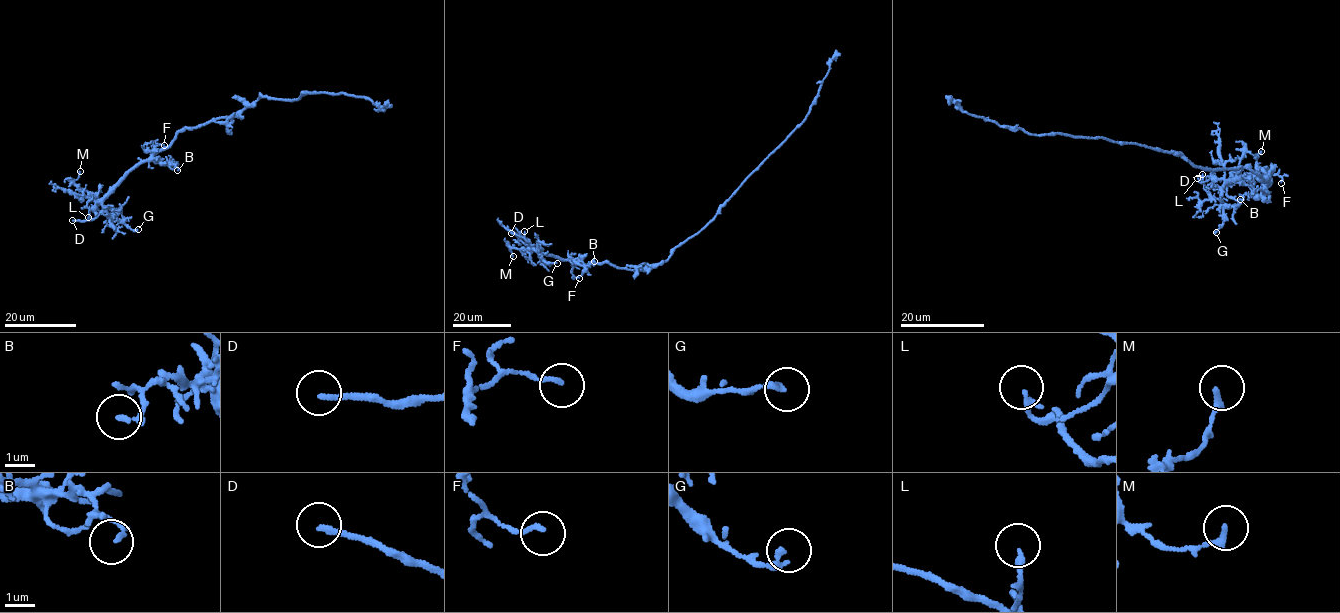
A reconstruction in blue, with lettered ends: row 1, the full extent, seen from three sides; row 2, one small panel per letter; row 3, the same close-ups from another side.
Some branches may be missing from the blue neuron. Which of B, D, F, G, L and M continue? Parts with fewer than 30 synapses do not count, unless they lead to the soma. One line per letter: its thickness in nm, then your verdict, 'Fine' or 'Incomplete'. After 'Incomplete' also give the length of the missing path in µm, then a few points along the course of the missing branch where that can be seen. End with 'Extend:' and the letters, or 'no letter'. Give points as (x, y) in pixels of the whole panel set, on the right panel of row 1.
B: Thickness 130 nm. Fine
D: Thickness 200 nm. Incomplete. Missing length about 35 µm. Course of what is missing: (1202, 174), (1203, 150), (1212, 121), (1222, 118), (1257, 139)
F: Thickness 160 nm. Fine
G: Thickness 220 nm. Fine
L: Thickness 190 nm. Fine
M: Thickness 200 nm. Fine
Extend: D

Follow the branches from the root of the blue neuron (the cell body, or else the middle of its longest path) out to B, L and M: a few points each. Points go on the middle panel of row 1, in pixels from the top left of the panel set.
B: (689, 238), (666, 260), (644, 270), (573, 261), (587, 266), (594, 261)
L: (689, 238), (675, 248), (666, 260), (635, 270), (605, 262), (583, 265), (557, 258), (528, 245), (524, 231)
M: (689, 238), (666, 260), (644, 270), (603, 262), (582, 264), (512, 247), (513, 256)

